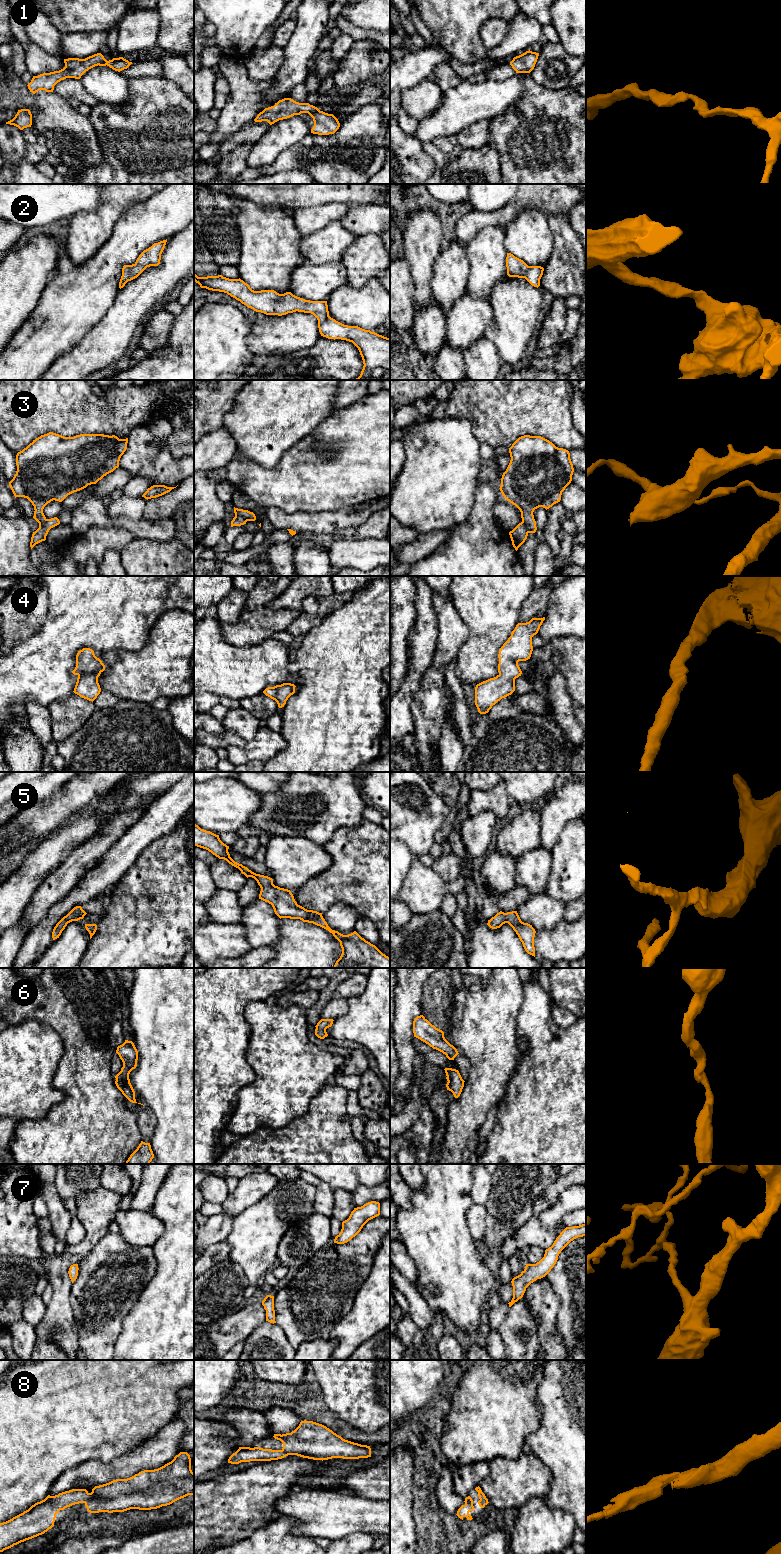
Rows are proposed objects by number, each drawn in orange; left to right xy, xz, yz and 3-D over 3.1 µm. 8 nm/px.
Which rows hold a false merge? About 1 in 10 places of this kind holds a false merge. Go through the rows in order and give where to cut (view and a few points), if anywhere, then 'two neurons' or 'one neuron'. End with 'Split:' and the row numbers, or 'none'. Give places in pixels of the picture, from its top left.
1: no cut; one neuron
2: no cut; one neuron
3: cut in xz along (235, 514), (241, 515), (246, 521); two neurons
4: no cut; one neuron
5: no cut; one neuron
6: no cut; one neuron
7: no cut; one neuron
8: no cut; one neuron
Split: 3

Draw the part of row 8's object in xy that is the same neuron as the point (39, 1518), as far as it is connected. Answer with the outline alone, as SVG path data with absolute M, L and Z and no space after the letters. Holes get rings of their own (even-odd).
M180 1452L164 1466L154 1470L144 1470L127 1479L116 1479L95 1486L89 1493L86 1489L72 1489L55 1496L48 1495L28 1510L0 1523L0 1552L21 1542L44 1534L54 1526L56 1514L75 1504L84 1503L90 1513L124 1512L130 1509L151 1510L167 1506L188 1495L194 1495L194 1473L191 1458L187 1452Z

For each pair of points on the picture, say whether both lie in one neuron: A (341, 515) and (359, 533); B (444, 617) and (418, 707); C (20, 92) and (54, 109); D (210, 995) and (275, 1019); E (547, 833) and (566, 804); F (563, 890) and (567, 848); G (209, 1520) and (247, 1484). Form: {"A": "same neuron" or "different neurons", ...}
{"A": "different neurons", "B": "same neuron", "C": "same neuron", "D": "different neurons", "E": "same neuron", "F": "same neuron", "G": "same neuron"}

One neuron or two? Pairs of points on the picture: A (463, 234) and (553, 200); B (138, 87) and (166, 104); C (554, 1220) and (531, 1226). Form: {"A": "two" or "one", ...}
{"A": "one", "B": "one", "C": "two"}

